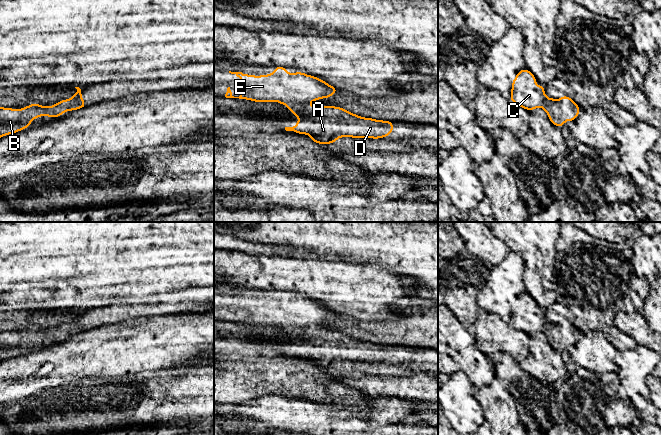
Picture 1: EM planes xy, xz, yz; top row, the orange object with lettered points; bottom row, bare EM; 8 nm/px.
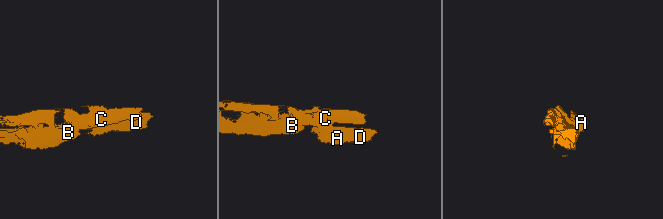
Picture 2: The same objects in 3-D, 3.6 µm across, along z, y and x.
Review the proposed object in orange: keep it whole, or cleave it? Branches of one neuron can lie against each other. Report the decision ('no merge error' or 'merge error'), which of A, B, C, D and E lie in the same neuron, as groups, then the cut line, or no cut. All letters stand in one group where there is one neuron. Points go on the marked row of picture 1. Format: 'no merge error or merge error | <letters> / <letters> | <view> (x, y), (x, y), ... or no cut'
no merge error | A B C D E | no cut

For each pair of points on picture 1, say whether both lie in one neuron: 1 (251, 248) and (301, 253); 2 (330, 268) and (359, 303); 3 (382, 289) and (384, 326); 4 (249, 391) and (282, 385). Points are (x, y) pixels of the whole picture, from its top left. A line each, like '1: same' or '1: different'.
1: same
2: same
3: different
4: same

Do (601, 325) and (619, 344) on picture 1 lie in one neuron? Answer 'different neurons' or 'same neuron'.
same neuron

